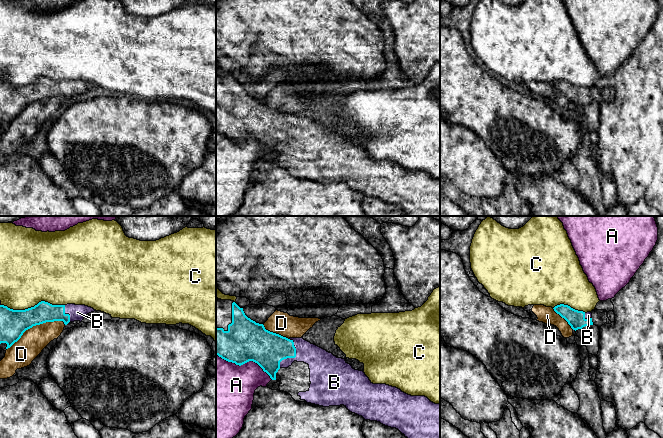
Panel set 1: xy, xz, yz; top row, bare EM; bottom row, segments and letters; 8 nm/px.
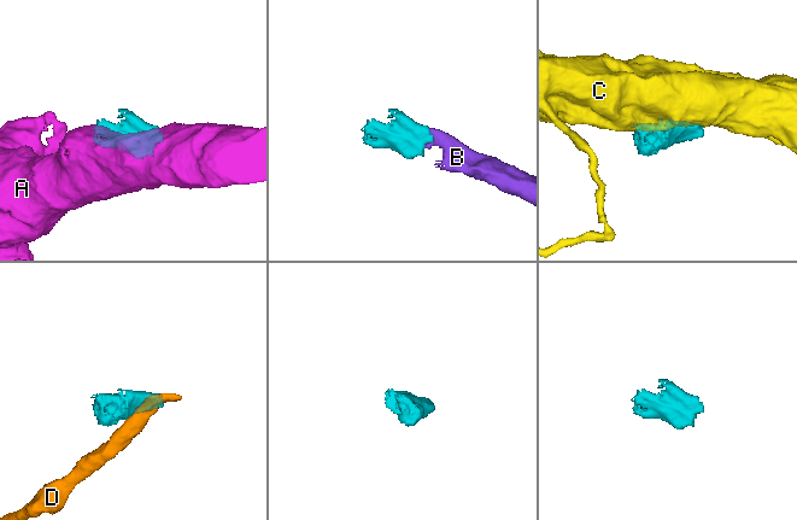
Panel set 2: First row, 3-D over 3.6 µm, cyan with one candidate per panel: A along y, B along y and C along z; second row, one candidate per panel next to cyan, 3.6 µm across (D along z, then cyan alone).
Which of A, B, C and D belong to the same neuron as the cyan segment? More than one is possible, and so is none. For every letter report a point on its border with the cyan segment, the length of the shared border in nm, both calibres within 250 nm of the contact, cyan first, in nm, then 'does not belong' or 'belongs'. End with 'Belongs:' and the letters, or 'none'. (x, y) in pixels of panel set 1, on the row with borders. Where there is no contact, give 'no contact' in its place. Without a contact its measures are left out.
A: xz (244, 363) | 500 nm | 320/420 nm | does not belong
B: xz (293, 357) | 260 nm | 280/220 nm | belongs
C: xy (33, 307) | 500 nm | 220/440 nm | does not belong
D: xy (35, 325) | 500 nm | 220/200 nm | does not belong
Belongs: B

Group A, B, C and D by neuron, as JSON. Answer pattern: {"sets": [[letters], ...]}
{"sets": [["A"], ["B"], ["C"], ["D"]]}

